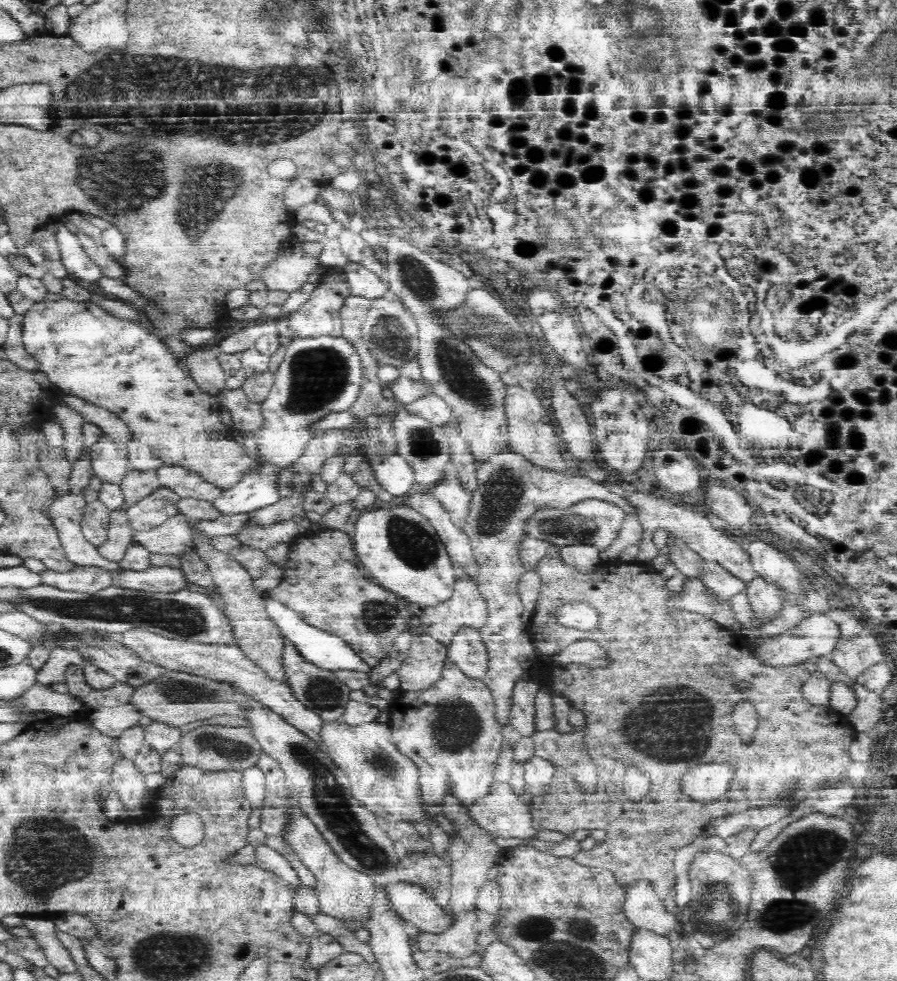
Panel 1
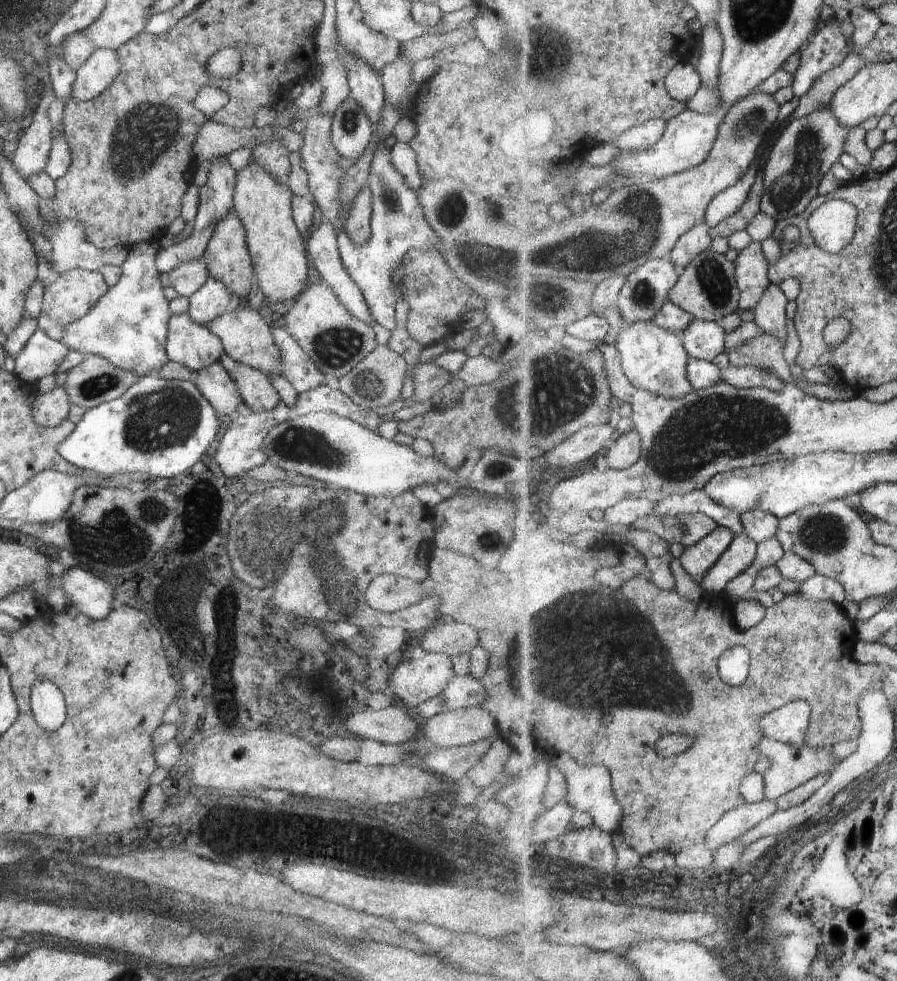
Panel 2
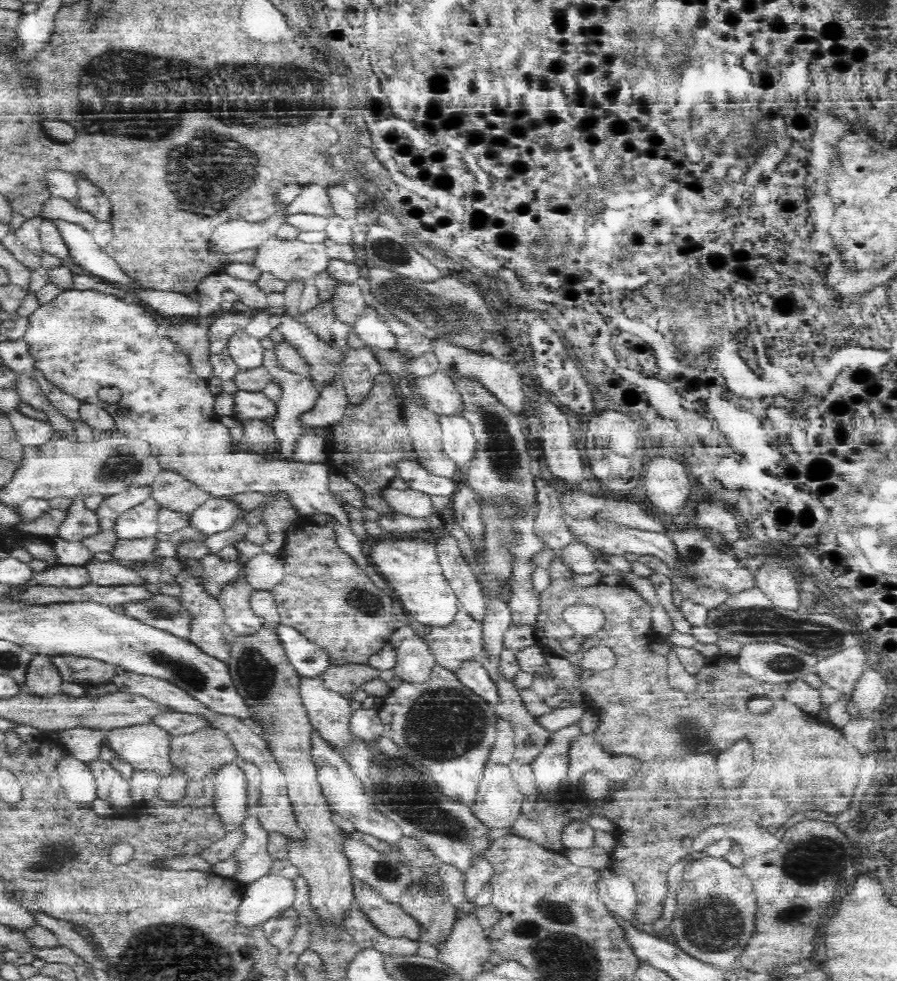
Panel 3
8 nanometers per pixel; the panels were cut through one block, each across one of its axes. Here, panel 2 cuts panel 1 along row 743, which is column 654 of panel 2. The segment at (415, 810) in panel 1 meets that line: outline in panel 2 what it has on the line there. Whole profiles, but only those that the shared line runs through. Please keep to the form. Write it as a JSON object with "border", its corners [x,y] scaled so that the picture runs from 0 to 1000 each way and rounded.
{"border":[[[730,327],[709,328],[696,333],[686,352],[693,360],[693,371],[700,385],[712,397],[738,402],[742,406],[765,406],[775,397],[767,379],[769,361],[759,340],[742,336]]]}

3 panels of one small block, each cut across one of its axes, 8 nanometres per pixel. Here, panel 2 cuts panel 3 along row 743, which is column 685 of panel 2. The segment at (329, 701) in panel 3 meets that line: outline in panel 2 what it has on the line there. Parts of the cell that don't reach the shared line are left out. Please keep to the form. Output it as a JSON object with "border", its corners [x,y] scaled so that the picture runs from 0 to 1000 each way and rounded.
{"border":[[[775,324],[771,332],[759,341],[769,363],[774,365],[793,368],[810,359],[812,340],[804,329]]]}

